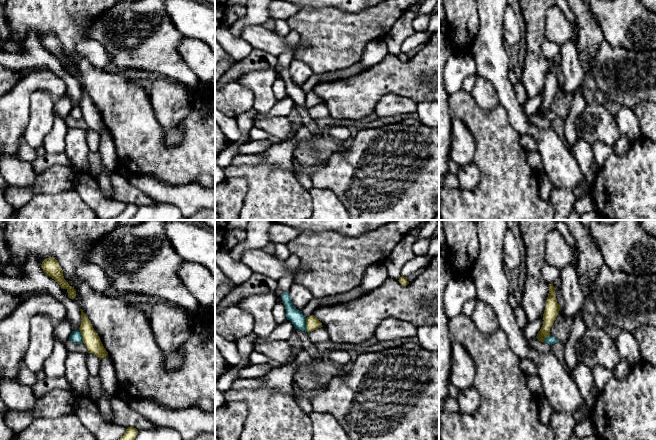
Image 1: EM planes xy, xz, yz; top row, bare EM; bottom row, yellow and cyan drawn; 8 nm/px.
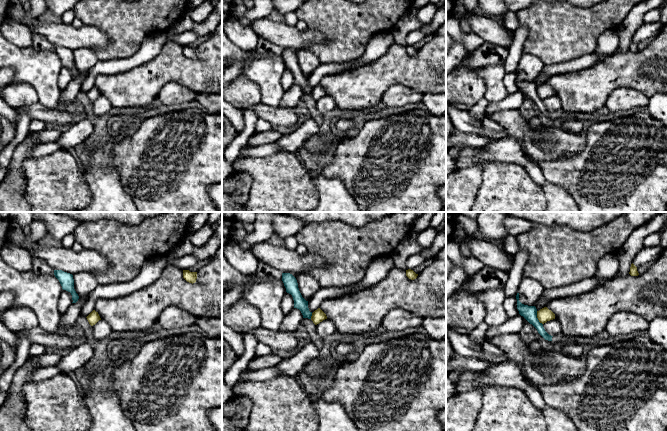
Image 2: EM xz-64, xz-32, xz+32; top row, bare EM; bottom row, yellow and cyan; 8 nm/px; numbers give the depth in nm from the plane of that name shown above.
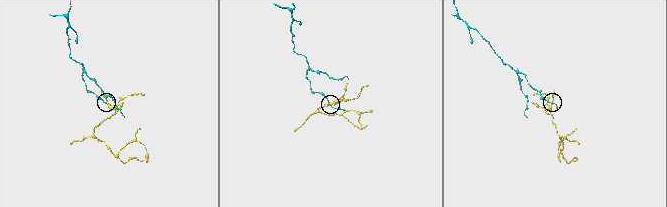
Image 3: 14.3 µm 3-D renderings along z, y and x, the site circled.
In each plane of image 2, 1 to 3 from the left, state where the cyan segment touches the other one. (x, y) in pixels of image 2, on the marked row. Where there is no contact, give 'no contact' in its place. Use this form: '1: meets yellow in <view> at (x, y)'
1: no contact
2: meets yellow in xz-32 at (311, 316)
3: meets yellow in xz+32 at (537, 317)

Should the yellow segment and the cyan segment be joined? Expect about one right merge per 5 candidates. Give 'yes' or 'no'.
no

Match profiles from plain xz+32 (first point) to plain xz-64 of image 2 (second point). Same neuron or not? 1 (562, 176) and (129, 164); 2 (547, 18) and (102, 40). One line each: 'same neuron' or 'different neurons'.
1: same neuron
2: different neurons

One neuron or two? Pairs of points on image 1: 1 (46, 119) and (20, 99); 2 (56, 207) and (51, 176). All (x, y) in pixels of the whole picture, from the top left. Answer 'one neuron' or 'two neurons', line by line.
1: two neurons
2: two neurons

